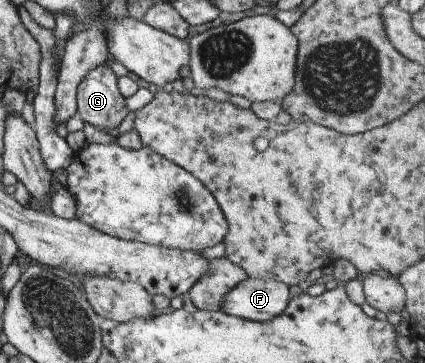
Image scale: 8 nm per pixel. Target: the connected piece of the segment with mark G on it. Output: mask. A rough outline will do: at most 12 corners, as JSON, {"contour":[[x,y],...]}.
{"contour":[[104,64],[82,78],[75,116],[102,131],[128,114]]}

